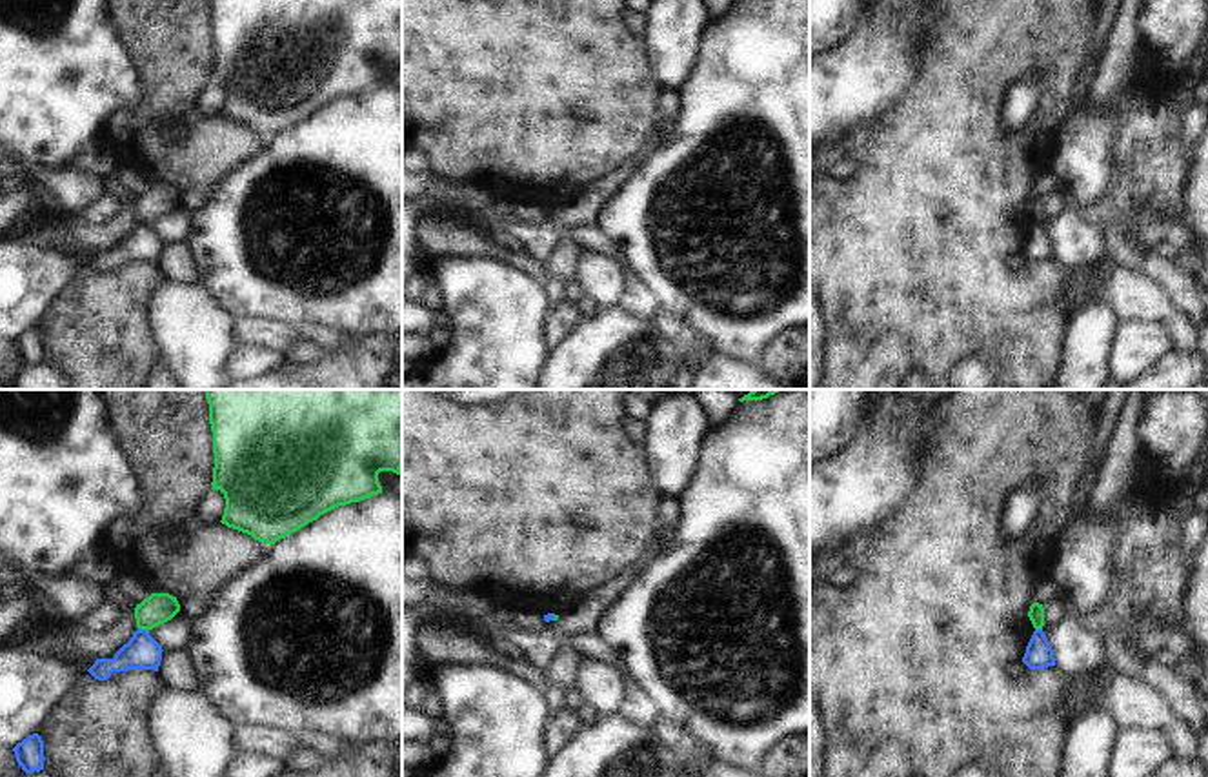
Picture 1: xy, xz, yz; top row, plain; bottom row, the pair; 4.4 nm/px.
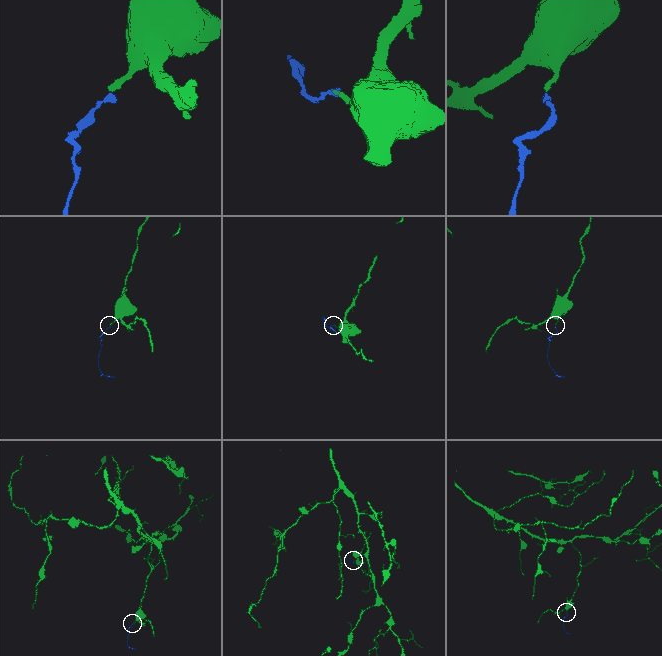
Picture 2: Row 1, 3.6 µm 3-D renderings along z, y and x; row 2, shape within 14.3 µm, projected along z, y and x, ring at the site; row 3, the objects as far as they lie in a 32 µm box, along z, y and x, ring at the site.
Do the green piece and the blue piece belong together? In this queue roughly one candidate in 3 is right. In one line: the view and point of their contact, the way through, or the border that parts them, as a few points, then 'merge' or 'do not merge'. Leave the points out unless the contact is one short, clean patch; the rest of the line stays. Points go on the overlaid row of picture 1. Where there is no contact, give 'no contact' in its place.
xy (144, 628) | along xy (139, 628), (148, 632) | do not merge

